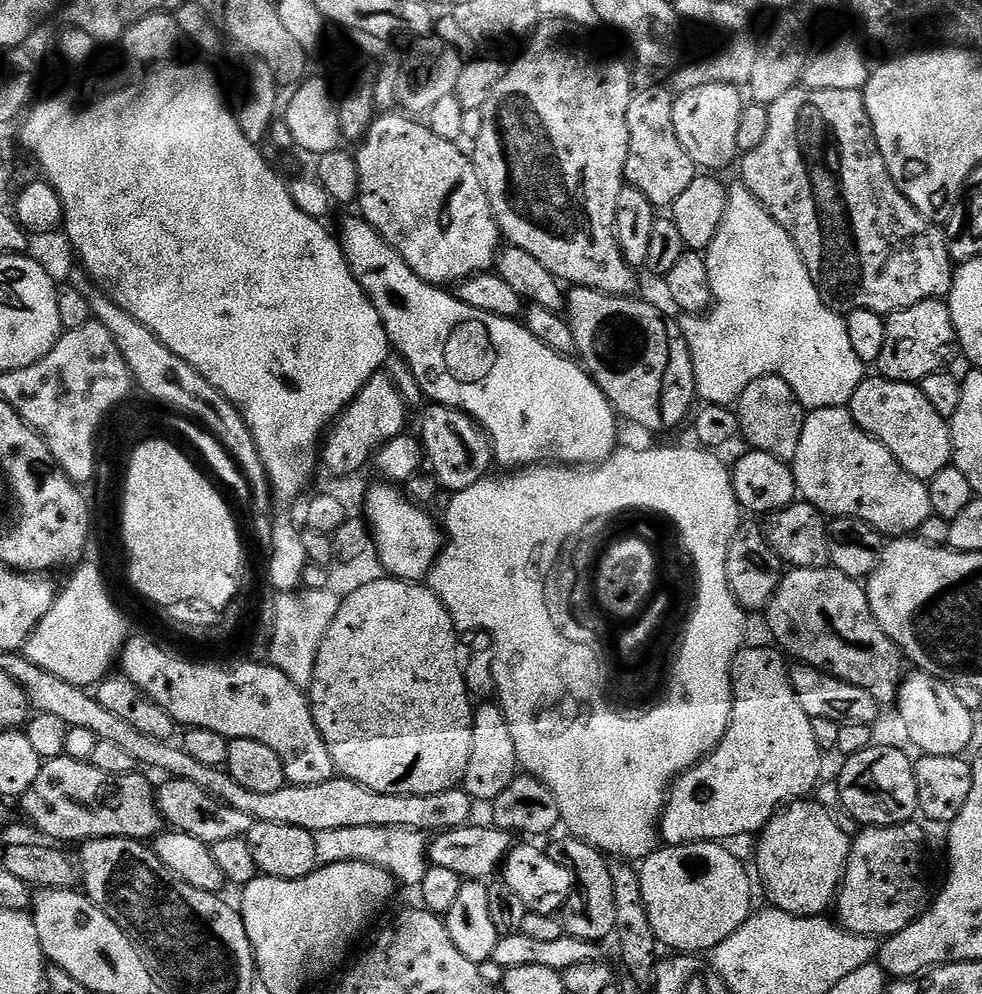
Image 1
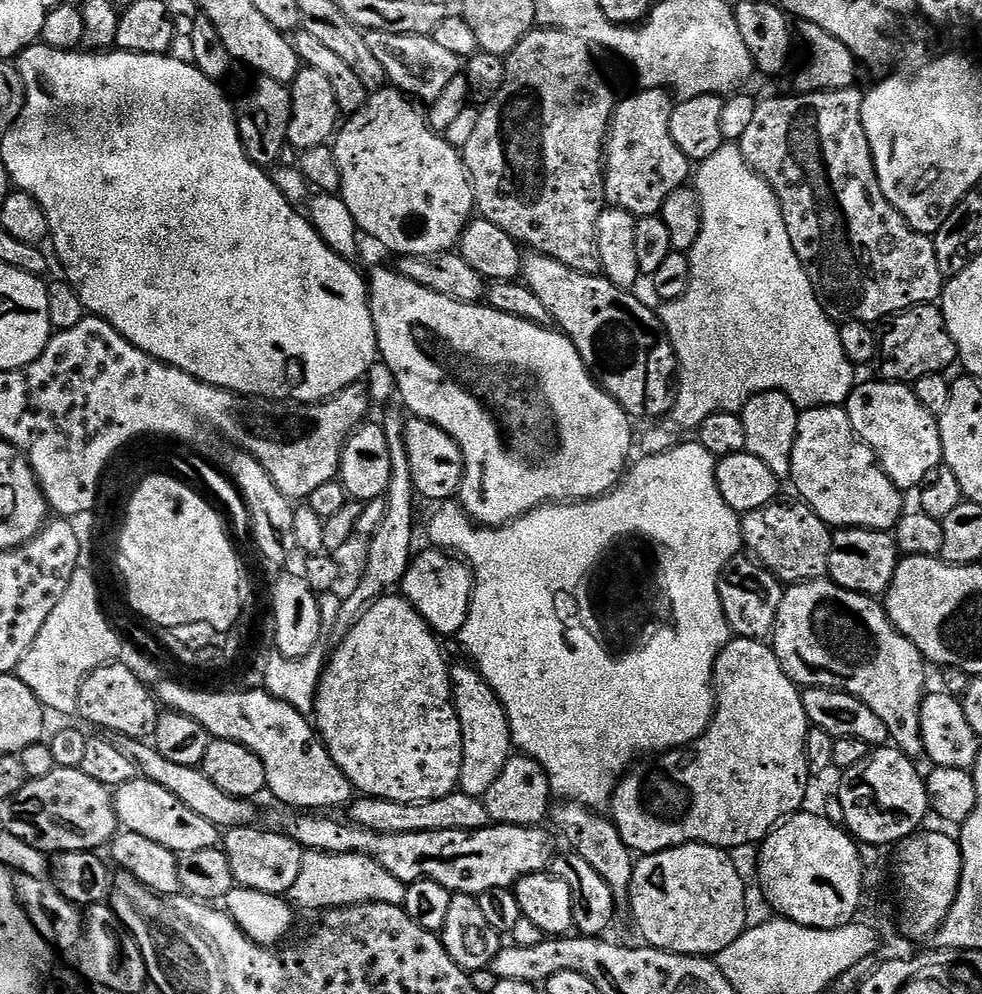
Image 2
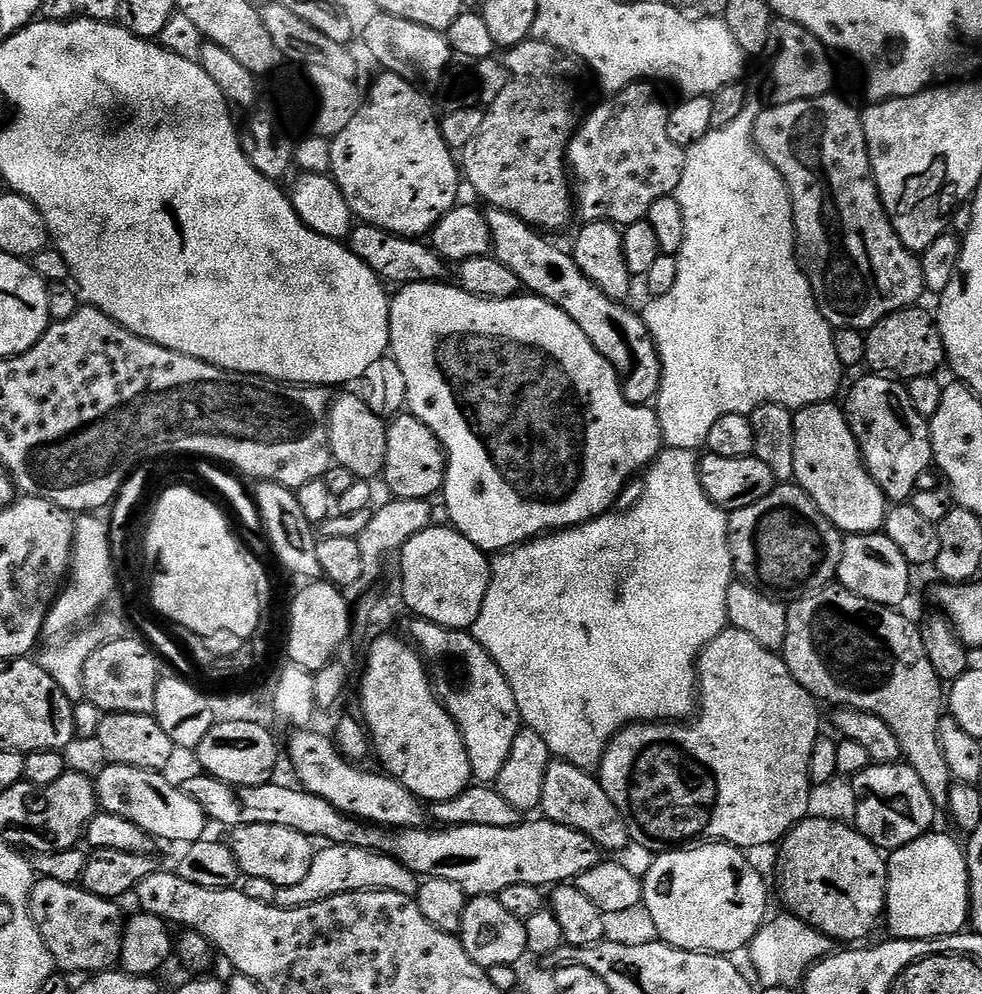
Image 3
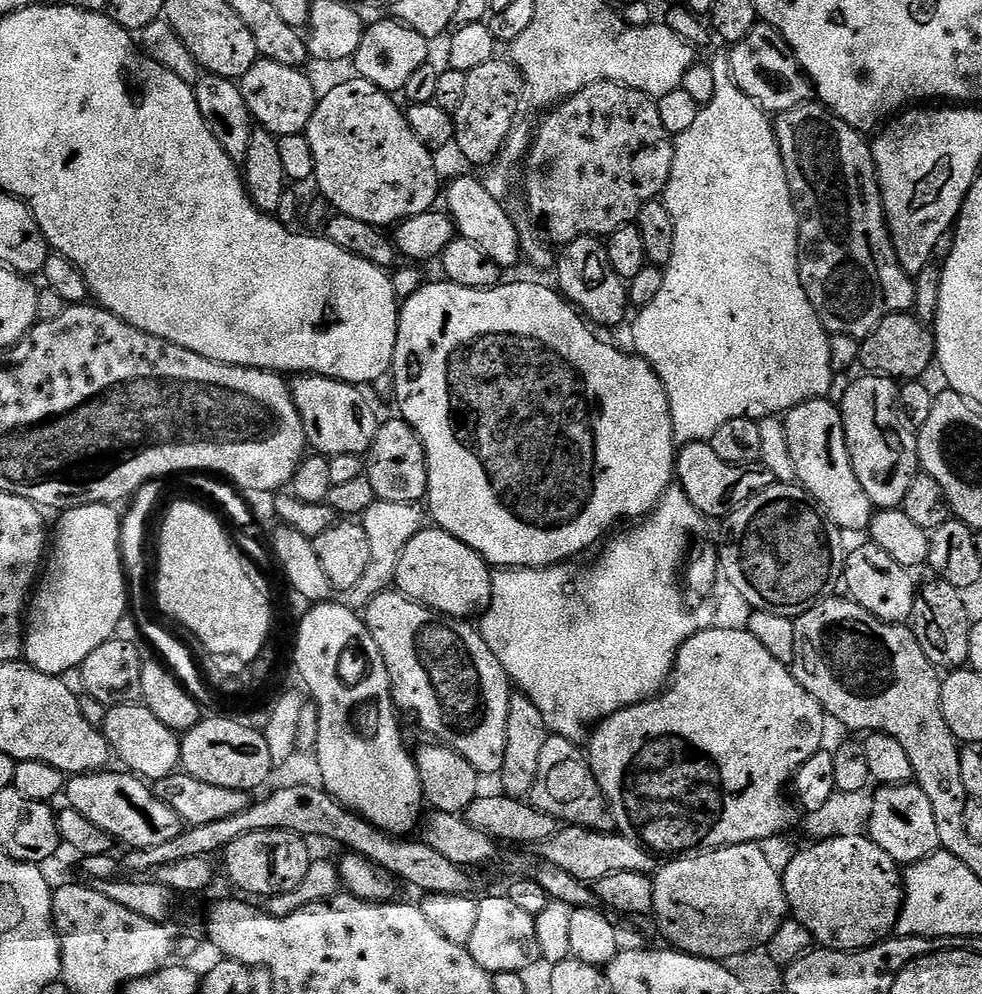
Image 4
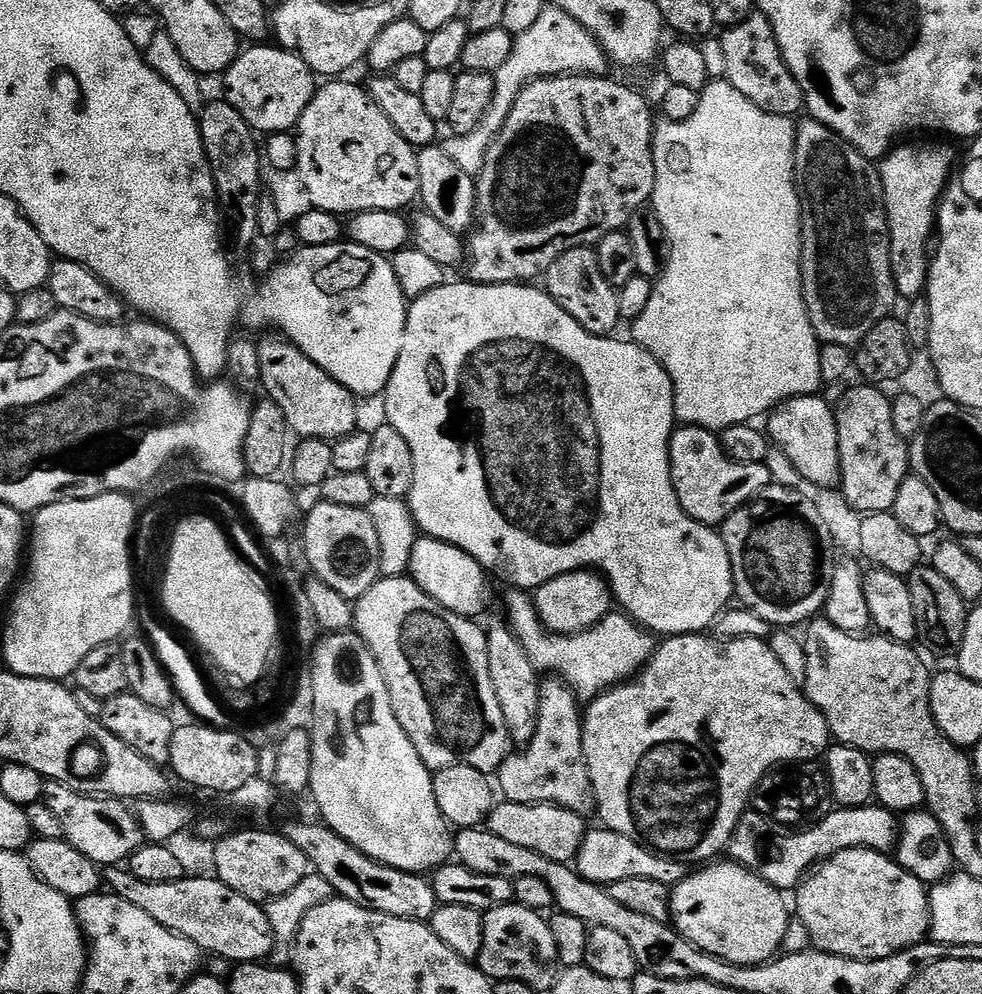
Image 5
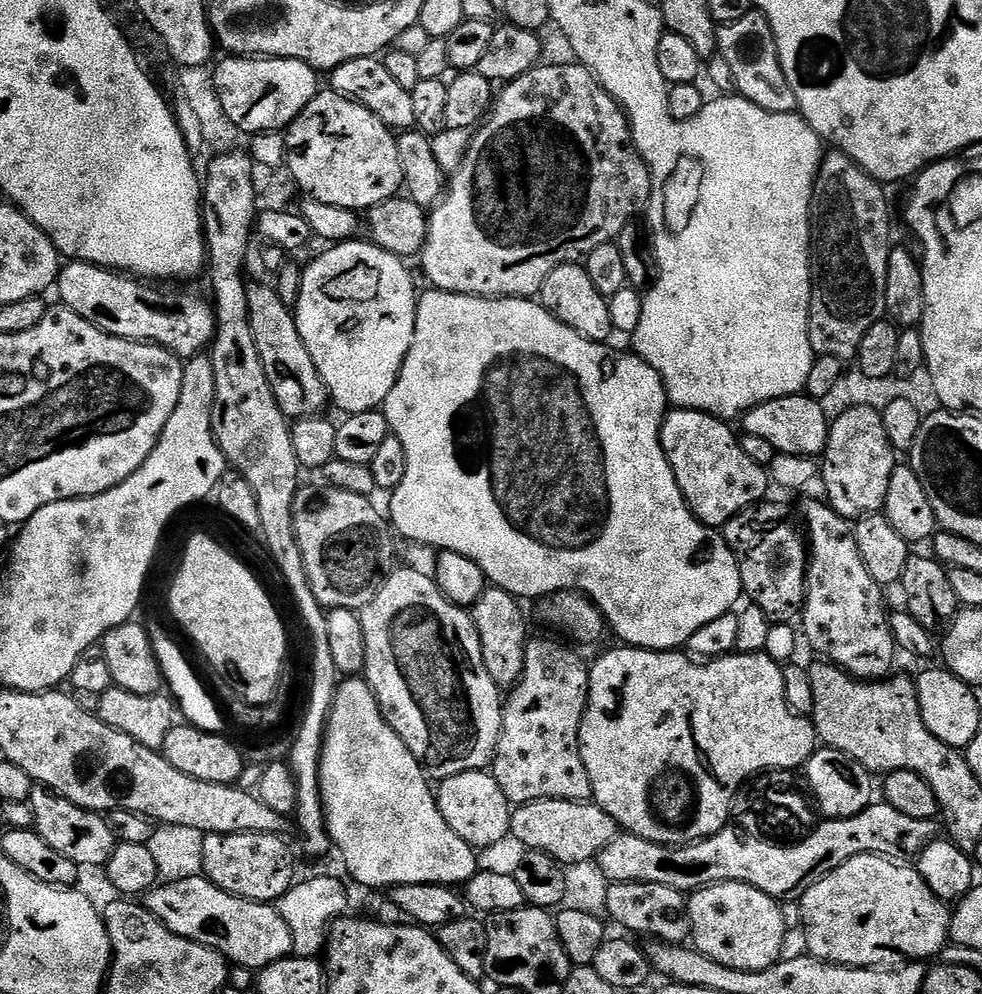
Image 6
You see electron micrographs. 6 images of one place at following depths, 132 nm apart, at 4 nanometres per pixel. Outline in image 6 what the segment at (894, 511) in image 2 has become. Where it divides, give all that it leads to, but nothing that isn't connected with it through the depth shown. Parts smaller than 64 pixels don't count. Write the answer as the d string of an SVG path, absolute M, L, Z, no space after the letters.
M807 394L783 396L762 402L744 413L742 423L744 432L766 438L766 442L770 442L770 446L774 446L777 453L816 458L828 446L830 420L823 412L821 401L813 400Z

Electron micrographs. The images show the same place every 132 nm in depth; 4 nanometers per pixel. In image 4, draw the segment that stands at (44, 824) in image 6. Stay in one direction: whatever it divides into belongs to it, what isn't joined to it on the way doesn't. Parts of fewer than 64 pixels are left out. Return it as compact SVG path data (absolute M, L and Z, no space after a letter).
M127 770L112 771L73 775L66 784L67 807L78 810L82 818L90 818L98 830L106 830L113 841L121 840L128 850L162 846L162 842L170 842L170 838L182 831L178 814L157 798L145 781Z

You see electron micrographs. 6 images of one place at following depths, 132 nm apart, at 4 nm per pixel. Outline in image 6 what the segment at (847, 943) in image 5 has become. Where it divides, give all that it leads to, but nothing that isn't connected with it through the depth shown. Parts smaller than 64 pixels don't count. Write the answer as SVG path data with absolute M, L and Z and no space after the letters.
M862 854L850 858L803 892L798 903L804 915L807 951L818 960L850 968L880 968L895 956L905 956L903 959L908 962L928 962L931 956L939 957L943 953L952 931L949 905L926 886L920 871L911 863L897 862L886 856Z

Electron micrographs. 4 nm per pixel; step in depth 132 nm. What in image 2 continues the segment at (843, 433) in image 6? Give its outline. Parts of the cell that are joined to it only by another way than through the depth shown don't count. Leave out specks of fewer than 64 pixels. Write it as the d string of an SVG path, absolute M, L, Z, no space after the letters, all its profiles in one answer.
M875 379L869 384L860 382L853 387L846 405L848 417L897 488L919 489L941 467L944 458L939 419L918 402L915 391L907 383Z

